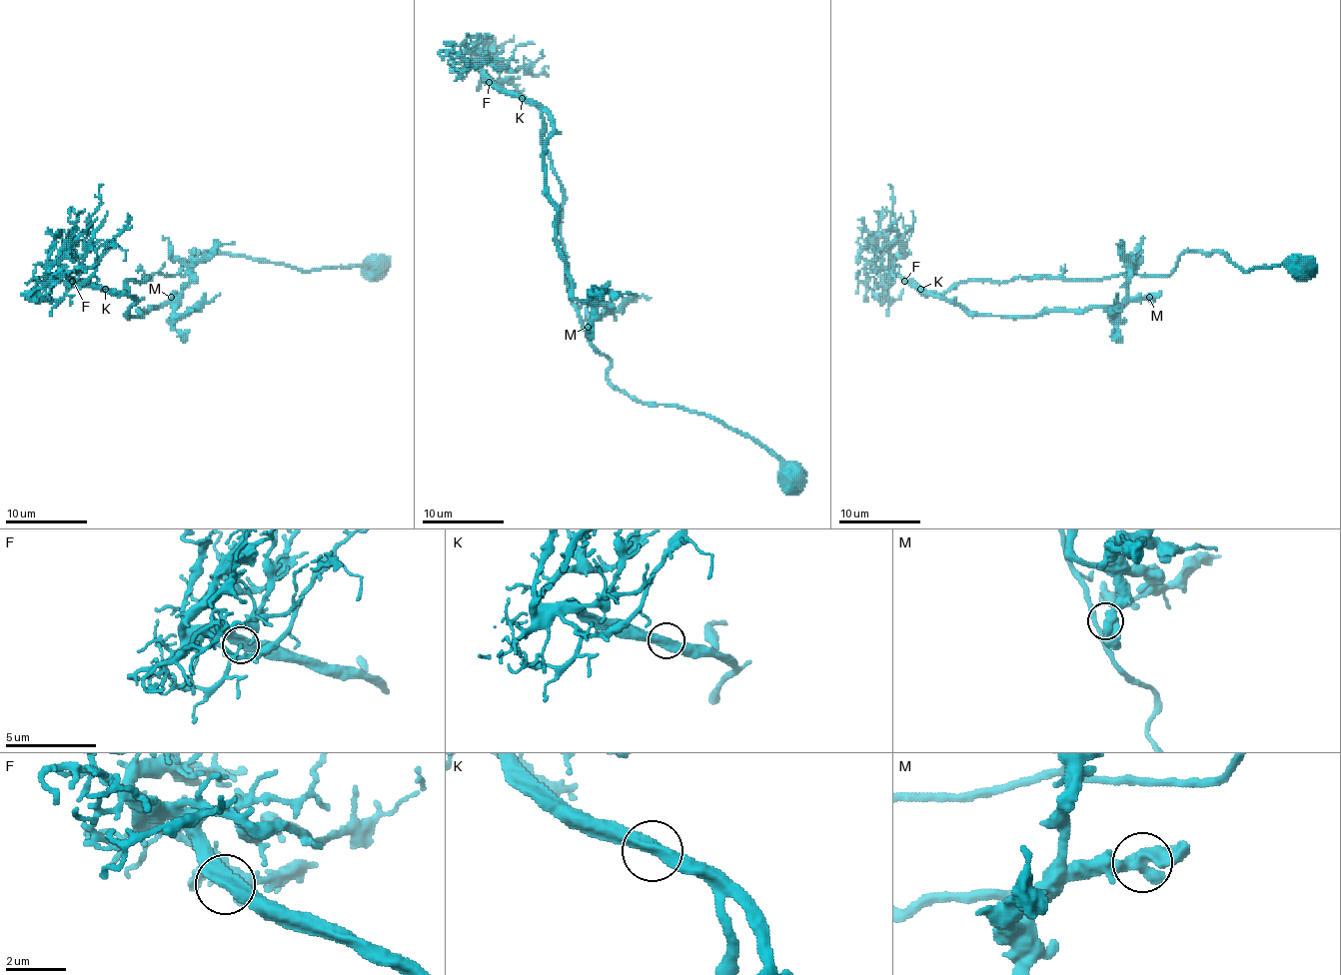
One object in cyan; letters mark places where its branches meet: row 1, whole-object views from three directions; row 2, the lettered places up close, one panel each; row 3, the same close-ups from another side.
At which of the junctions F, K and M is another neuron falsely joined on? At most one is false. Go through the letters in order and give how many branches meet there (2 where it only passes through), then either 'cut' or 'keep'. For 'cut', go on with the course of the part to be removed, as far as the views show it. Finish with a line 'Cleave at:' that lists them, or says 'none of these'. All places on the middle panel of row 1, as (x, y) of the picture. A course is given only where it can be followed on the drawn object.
F: branches 2; keep
K: branches 2; keep
M: branches 2; keep
Cleave at: none of these

